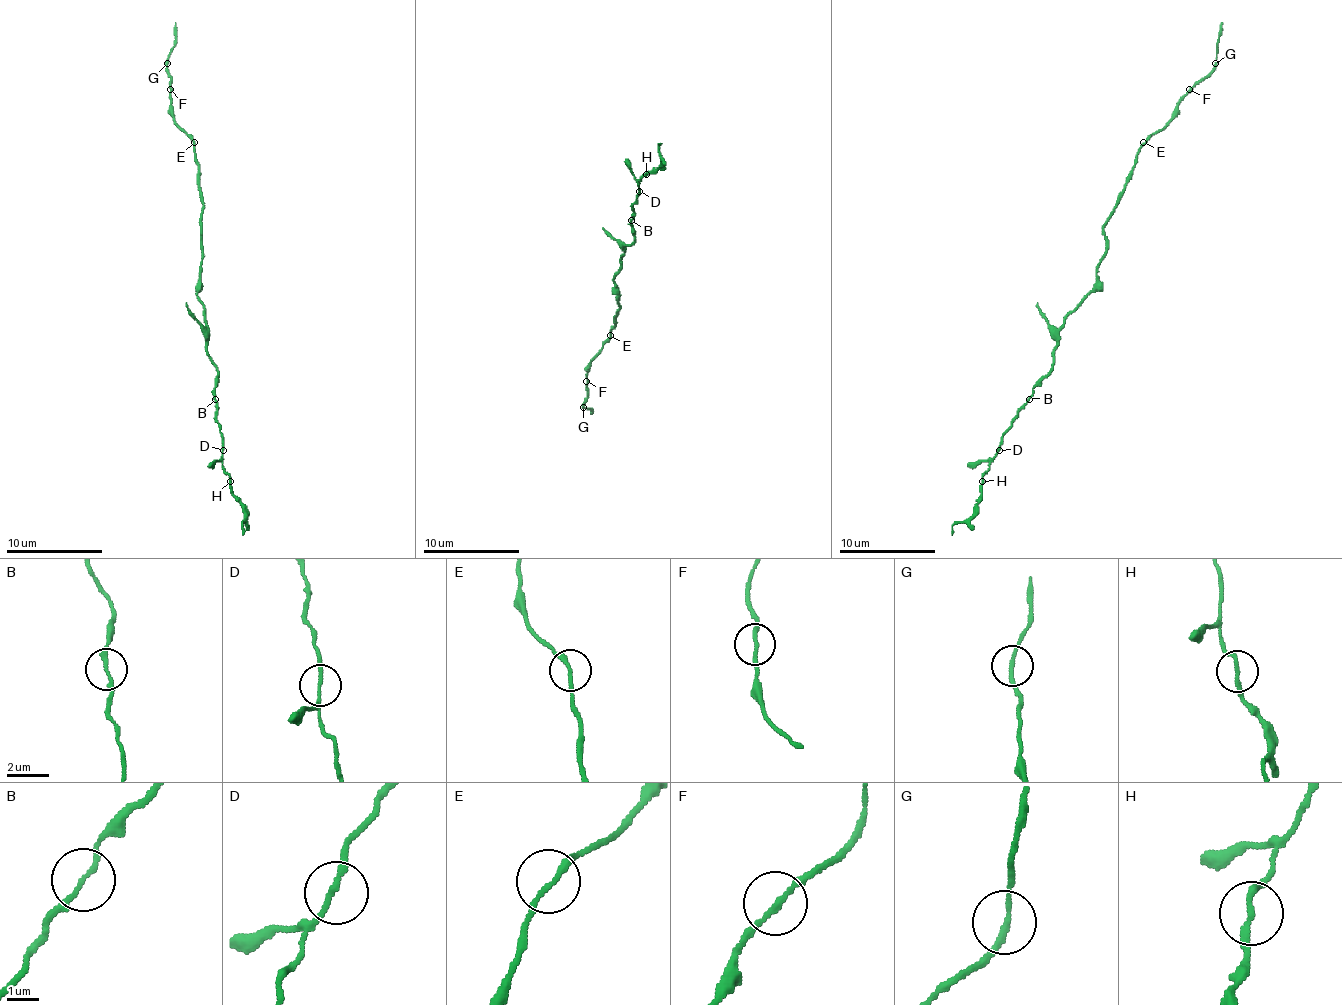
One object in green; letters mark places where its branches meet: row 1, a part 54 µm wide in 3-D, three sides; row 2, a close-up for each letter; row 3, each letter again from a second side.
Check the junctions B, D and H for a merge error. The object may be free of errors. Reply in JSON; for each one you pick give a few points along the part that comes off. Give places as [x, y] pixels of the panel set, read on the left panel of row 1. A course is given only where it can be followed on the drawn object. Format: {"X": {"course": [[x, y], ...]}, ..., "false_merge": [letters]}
{"false_merge": []}

